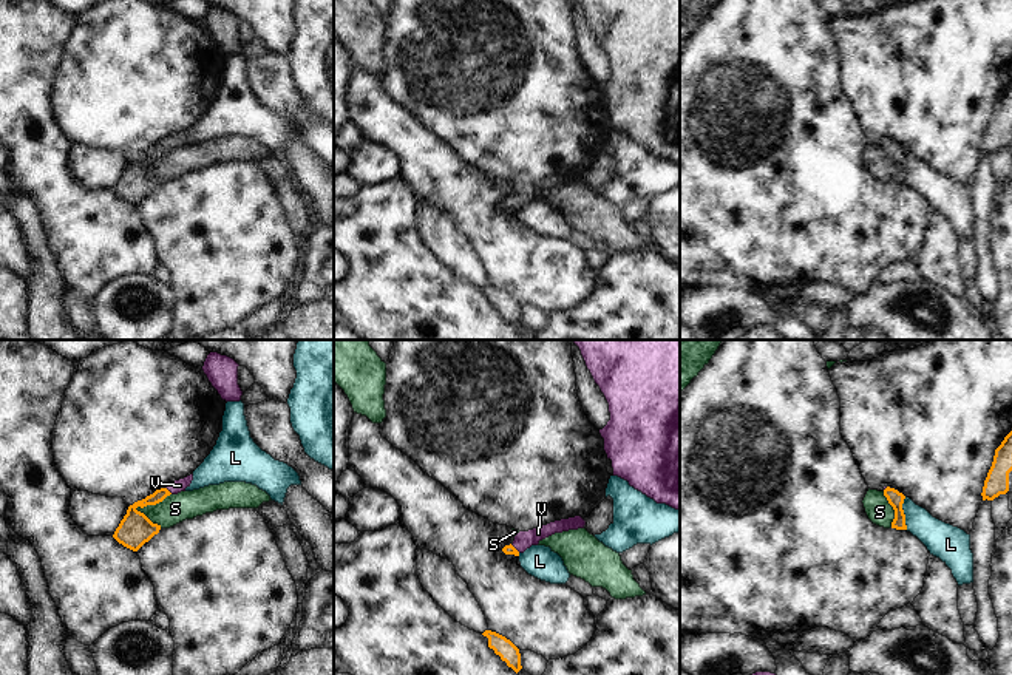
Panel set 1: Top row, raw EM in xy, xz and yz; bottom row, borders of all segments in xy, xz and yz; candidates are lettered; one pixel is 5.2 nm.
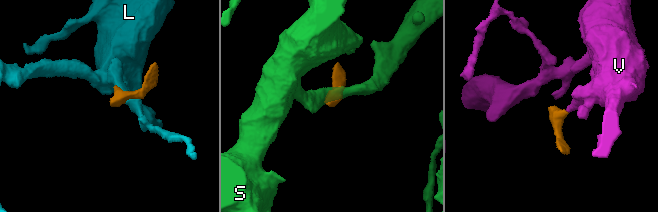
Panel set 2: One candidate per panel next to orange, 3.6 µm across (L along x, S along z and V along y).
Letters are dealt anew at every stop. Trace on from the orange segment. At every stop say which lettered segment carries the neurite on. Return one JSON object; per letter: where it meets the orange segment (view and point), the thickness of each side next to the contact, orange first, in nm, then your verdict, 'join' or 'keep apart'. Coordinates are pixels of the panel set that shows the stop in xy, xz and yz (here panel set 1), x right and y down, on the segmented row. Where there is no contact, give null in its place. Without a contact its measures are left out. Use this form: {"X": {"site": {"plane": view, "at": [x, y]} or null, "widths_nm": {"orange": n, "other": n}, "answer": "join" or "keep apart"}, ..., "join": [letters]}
{"L": {"site": {"plane": "yz", "at": [903, 513]}, "widths_nm": {"orange": 80, "other": 180}, "answer": "keep apart"}, "S": {"site": {"plane": "xy", "at": [152, 504]}, "widths_nm": {"orange": 170, "other": 150}, "answer": "keep apart"}, "V": {"site": {"plane": "xy", "at": [167, 490]}, "widths_nm": {"orange": 160, "other": 70}, "answer": "join"}, "join": ["V"]}

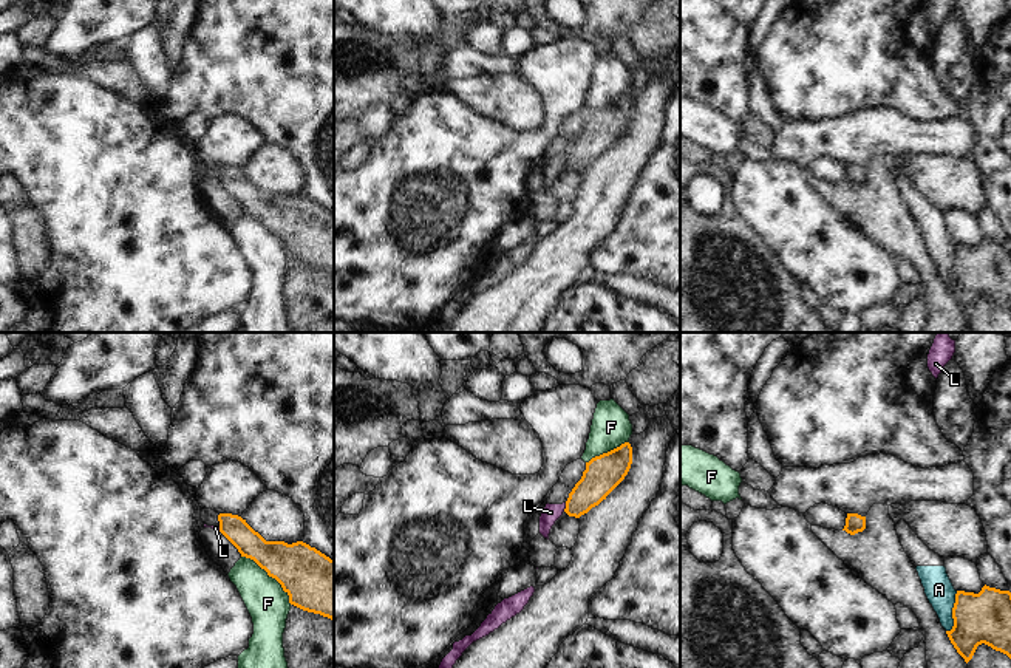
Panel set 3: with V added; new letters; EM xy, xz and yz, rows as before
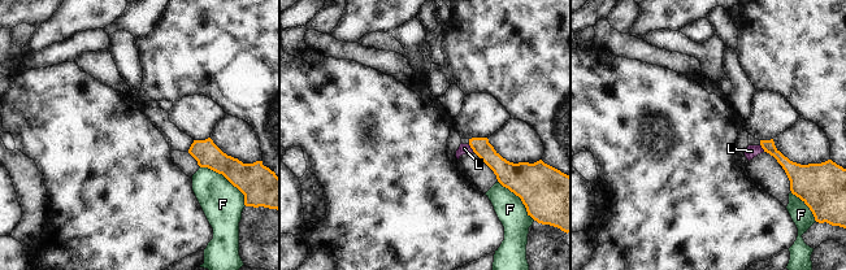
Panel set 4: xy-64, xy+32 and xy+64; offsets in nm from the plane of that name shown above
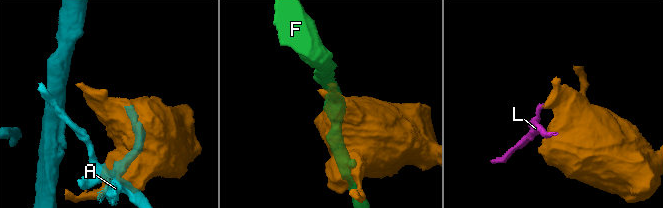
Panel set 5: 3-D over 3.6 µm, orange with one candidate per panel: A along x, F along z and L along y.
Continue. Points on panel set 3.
{"A": {"site": {"plane": "yz", "at": [953, 613]}, "widths_nm": {"orange": 260, "other": 150}, "answer": "keep apart"}, "F": {"site": {"plane": "xy", "at": [271, 575]}, "widths_nm": {"orange": 300, "other": 220}, "answer": "keep apart"}, "L": {"site": {"plane": "xz", "at": [566, 507]}, "widths_nm": {"orange": 190, "other": 90}, "answer": "keep apart"}, "join": []}

